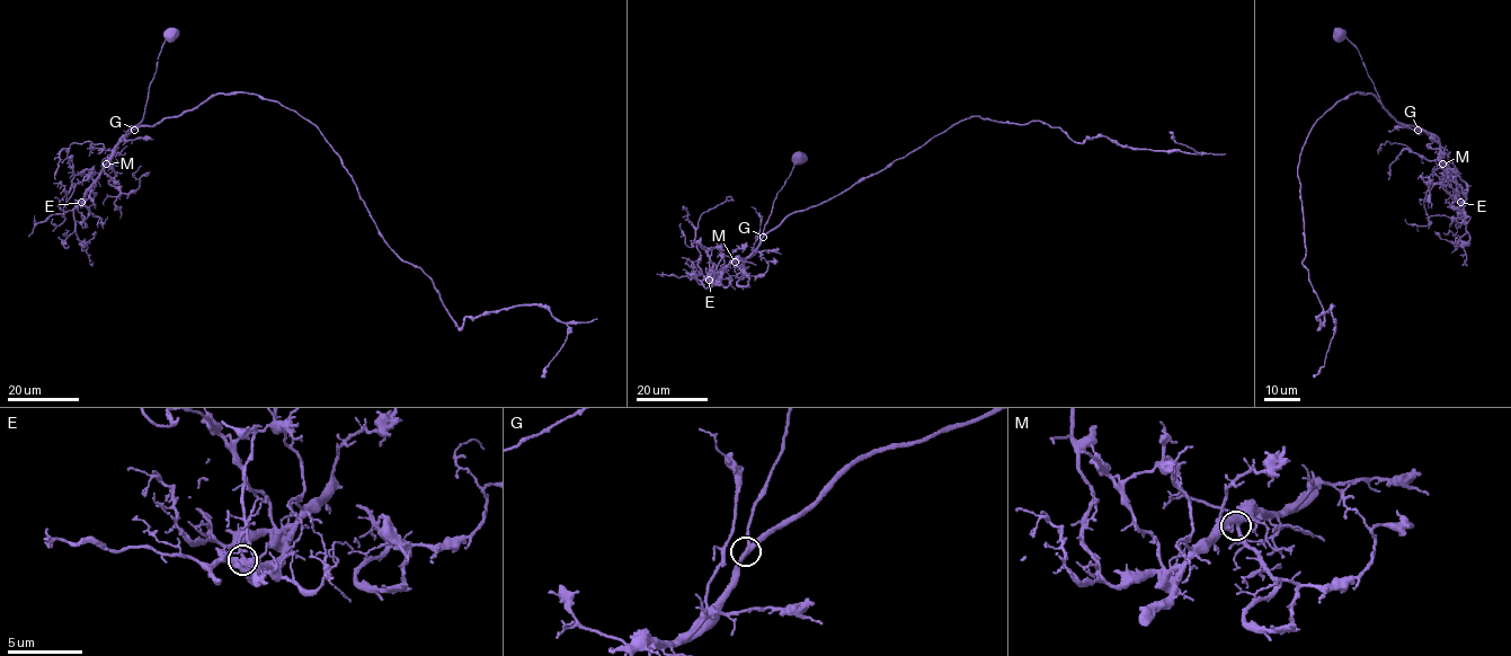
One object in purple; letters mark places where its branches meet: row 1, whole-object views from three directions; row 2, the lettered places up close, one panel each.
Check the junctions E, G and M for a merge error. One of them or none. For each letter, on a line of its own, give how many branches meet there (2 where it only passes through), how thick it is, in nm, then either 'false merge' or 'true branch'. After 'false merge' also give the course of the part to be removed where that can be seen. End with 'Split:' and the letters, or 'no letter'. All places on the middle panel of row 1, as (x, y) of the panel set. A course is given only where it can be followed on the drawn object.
E: branches 3; calibre 480 nm; true branch
G: branches 3; calibre 340 nm; true branch
M: branches 3; calibre 380 nm; true branch
Split: no letter

